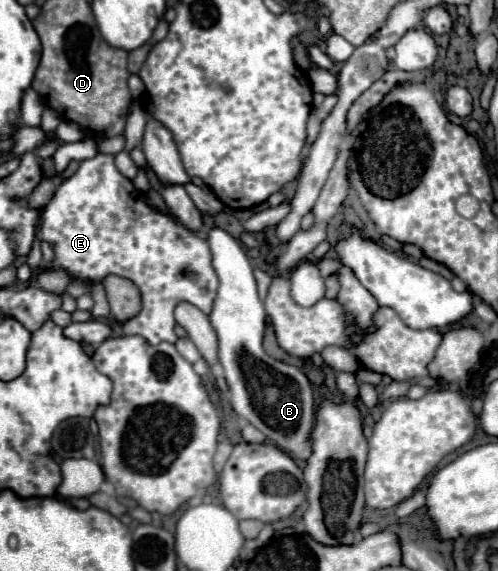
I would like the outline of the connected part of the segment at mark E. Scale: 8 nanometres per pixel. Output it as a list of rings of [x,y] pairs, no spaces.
[[[99,152],[95,158],[81,162],[79,170],[57,188],[53,200],[45,206],[43,228],[39,238],[51,242],[55,248],[55,260],[49,264],[53,270],[63,268],[75,278],[87,278],[93,282],[103,280],[111,272],[129,278],[139,286],[143,296],[143,310],[135,318],[123,324],[123,334],[139,334],[151,344],[175,342],[177,336],[173,332],[175,326],[173,310],[179,300],[187,300],[205,314],[211,314],[219,280],[211,264],[209,244],[207,240],[183,230],[169,216],[153,210],[147,204],[145,194],[139,194],[135,190],[131,180],[127,180],[115,168],[113,160],[115,160],[113,154]]]

